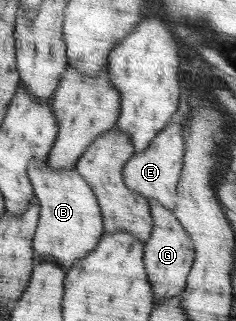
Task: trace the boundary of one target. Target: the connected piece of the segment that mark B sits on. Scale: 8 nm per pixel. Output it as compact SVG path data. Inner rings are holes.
M47 163L41 168L31 164L28 176L40 209L32 243L36 253L35 261L47 260L49 256L67 272L74 266L75 260L85 257L97 246L99 238L104 234L99 202L76 166L55 169Z

